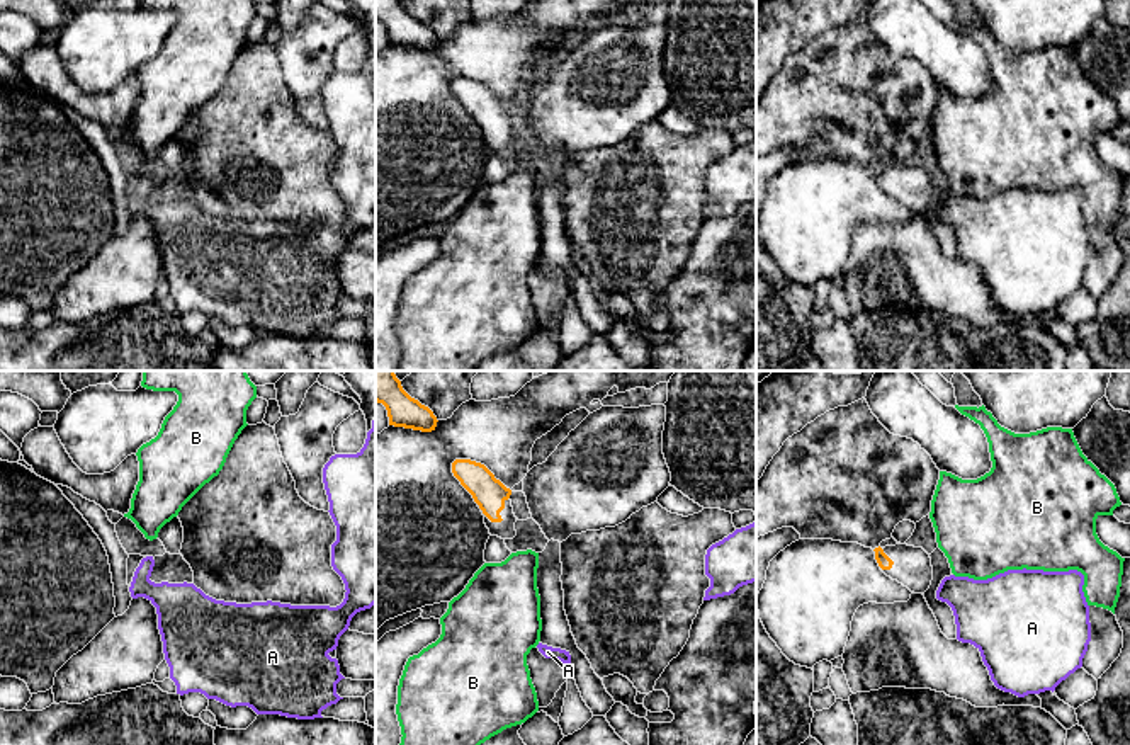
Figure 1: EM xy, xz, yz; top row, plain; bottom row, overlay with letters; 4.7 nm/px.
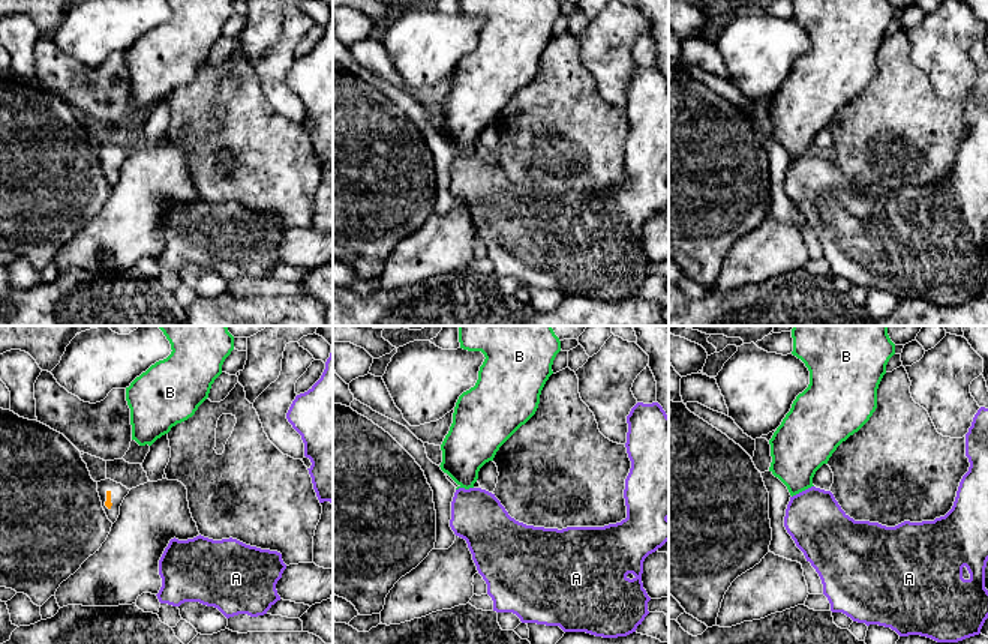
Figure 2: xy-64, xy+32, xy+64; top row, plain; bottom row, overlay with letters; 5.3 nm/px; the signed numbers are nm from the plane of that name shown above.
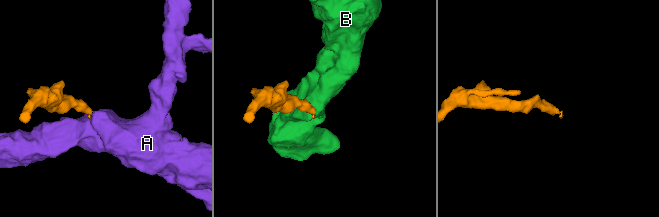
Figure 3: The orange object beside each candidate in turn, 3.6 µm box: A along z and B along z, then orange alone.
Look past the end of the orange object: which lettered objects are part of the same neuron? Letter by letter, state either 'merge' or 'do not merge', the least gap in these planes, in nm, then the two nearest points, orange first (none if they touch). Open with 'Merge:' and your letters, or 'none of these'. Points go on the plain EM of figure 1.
Merge: A
A: merge; gap 240 nm; span yz (892, 182), (938, 206)
B: do not merge; gap 160 nm; span xz (500, 140), (512, 172)

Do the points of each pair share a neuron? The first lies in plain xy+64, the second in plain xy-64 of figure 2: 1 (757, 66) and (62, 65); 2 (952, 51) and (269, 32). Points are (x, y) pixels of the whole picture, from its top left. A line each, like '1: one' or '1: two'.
1: two
2: two

